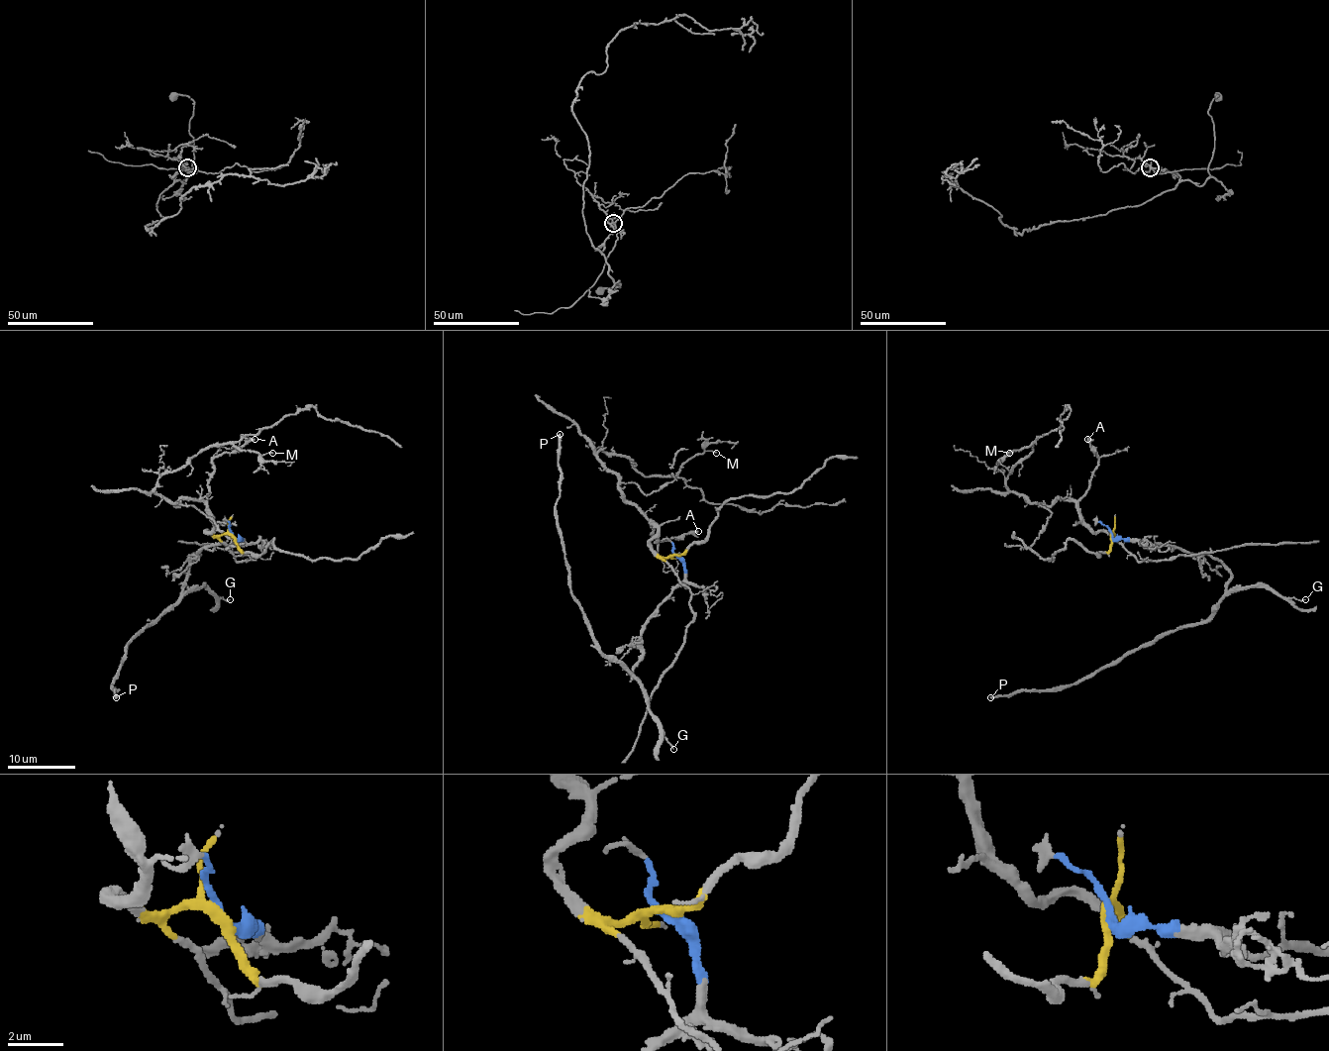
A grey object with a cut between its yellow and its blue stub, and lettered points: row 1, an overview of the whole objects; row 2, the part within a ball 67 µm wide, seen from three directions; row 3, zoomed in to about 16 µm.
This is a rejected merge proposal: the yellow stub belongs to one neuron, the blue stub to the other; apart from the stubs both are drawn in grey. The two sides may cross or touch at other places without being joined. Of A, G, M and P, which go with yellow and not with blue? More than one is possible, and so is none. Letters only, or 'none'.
A, M

